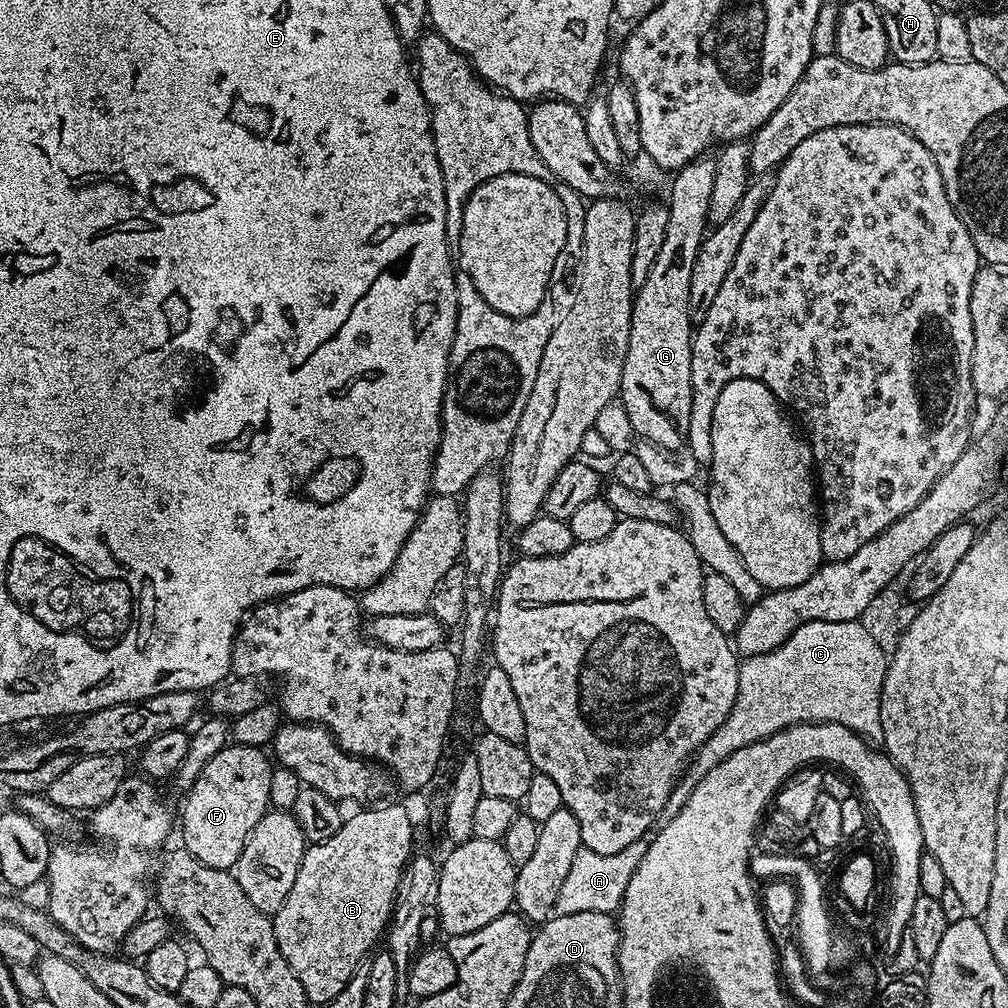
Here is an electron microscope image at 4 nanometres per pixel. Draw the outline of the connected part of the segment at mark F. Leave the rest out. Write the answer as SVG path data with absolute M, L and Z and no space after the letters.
M232 744L223 748L218 754L214 754L214 758L210 758L210 762L206 762L202 774L198 774L192 787L187 789L185 796L188 797L184 800L183 847L191 856L198 858L198 862L215 868L235 869L238 858L242 854L242 846L246 846L246 838L250 834L250 830L254 830L256 823L270 808L268 802L270 774L274 764L269 757L268 761L263 756L264 754L261 749L241 744Z

